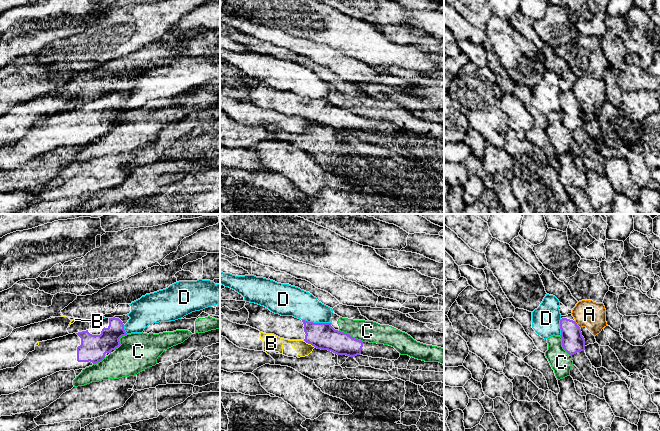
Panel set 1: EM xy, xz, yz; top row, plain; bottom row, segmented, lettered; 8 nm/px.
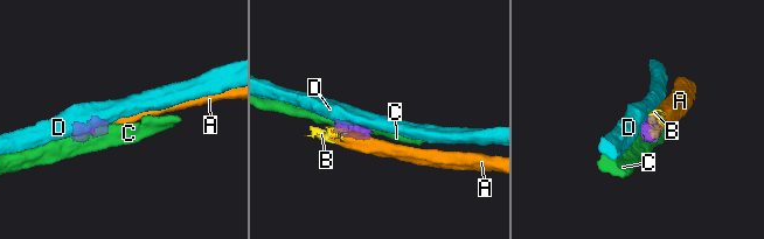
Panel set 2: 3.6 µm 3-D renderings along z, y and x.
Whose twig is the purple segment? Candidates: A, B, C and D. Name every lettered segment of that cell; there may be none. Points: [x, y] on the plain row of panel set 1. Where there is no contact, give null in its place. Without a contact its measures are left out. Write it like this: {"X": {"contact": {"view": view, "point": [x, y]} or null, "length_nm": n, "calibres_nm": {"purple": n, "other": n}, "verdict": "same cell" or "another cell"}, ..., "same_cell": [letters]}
{"A": {"contact": {"view": "yz", "point": [576, 100]}, "length_nm": 80, "calibres_nm": {"purple": 180, "other": 220}, "verdict": "another cell"}, "B": {"contact": {"view": "xz", "point": [310, 119]}, "length_nm": 110, "calibres_nm": {"purple": 220, "other": 120}, "verdict": "another cell"}, "C": {"contact": {"view": "xz", "point": [351, 112]}, "length_nm": 220, "calibres_nm": {"purple": 220, "other": 180}, "verdict": "another cell"}, "D": {"contact": {"view": "xz", "point": [316, 99]}, "length_nm": 240, "calibres_nm": {"purple": 220, "other": 220}, "verdict": "another cell"}, "same_cell": []}

